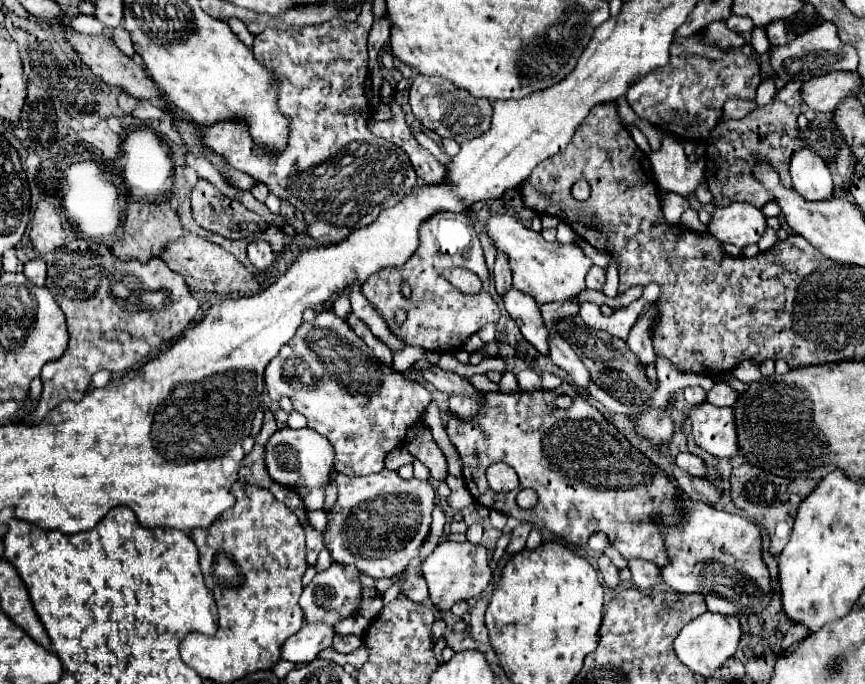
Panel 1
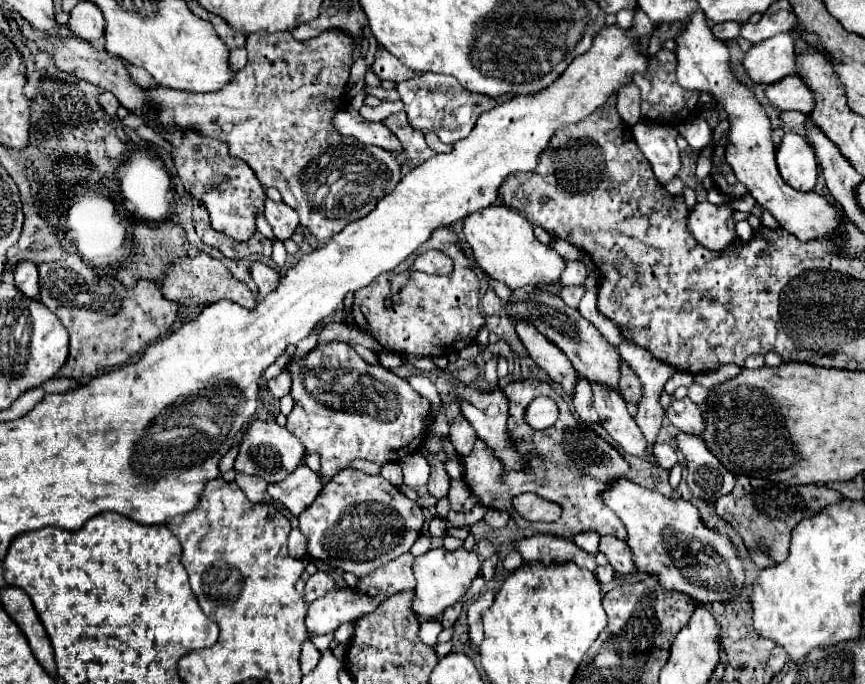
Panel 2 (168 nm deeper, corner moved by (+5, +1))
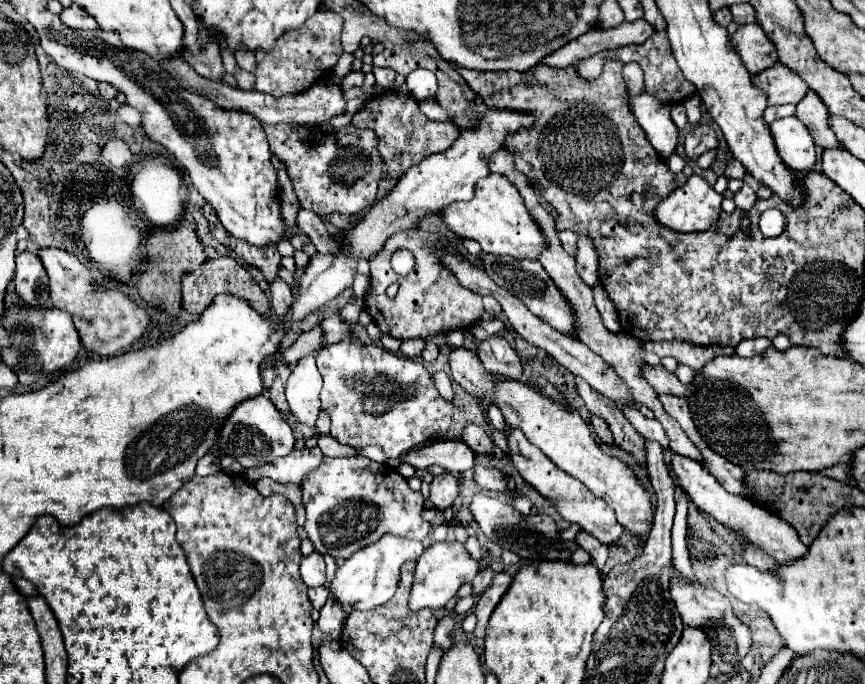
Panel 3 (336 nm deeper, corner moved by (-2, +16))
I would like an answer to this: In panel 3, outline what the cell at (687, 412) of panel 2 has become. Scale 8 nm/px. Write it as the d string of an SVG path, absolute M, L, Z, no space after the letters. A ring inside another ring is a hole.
M647 366L643 376L649 380L649 384L659 392L659 394L671 394L671 396L691 396L691 384L679 382L679 378L671 372L667 372L663 366L651 368Z

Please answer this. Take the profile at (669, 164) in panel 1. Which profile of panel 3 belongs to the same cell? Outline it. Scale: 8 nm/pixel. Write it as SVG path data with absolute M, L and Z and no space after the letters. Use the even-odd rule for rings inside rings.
M645 92L631 98L631 110L645 130L651 146L659 152L659 156L669 158L675 152L679 140L679 130L671 120L671 106Z

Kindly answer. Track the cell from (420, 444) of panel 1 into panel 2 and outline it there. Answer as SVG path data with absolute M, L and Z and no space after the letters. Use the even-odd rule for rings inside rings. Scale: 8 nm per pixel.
M420 449L420 453L428 459L428 463L430 463L430 467L432 467L432 473L430 473L430 481L428 481L428 493L436 499L436 501L440 501L440 499L444 499L446 495L448 495L448 489L450 489L450 479L448 479L448 475L446 475L446 471L444 471L444 463L440 461L440 459L436 459L436 457L432 457L426 449Z

